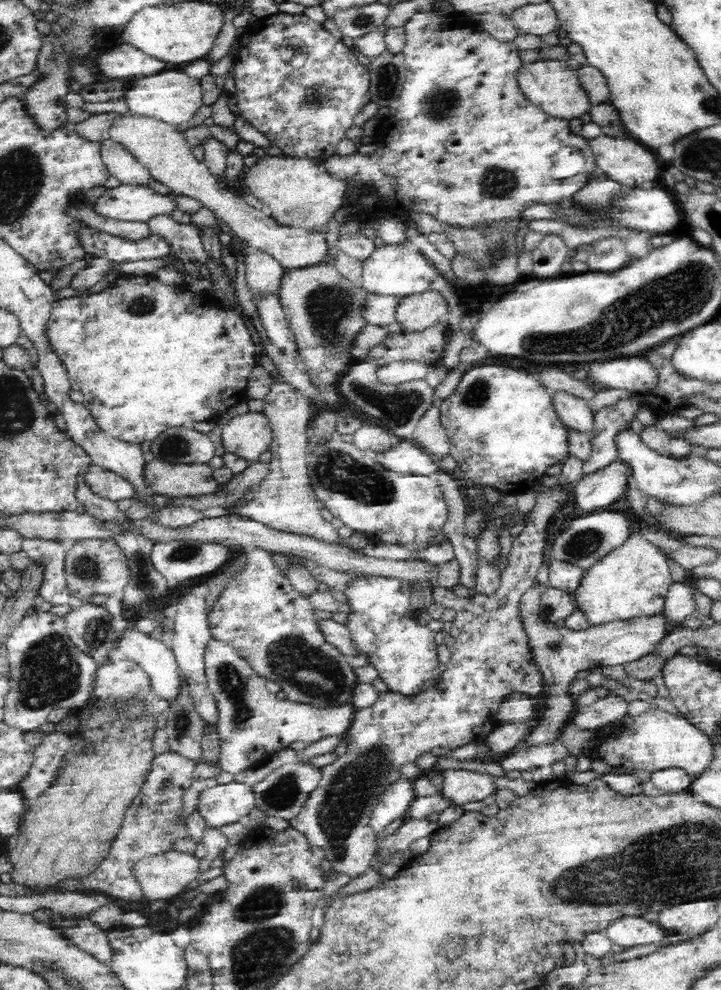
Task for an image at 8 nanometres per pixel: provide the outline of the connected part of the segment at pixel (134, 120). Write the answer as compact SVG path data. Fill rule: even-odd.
M118 114L110 124L109 137L130 151L150 171L152 180L164 184L172 195L192 197L213 211L216 220L229 229L235 240L246 242L249 249L271 254L286 270L303 269L322 263L335 266L338 249L328 246L324 234L282 226L266 210L249 206L240 197L221 188L218 177L212 174L208 165L194 157L184 130L178 132L178 124L168 124L157 118L136 114Z

